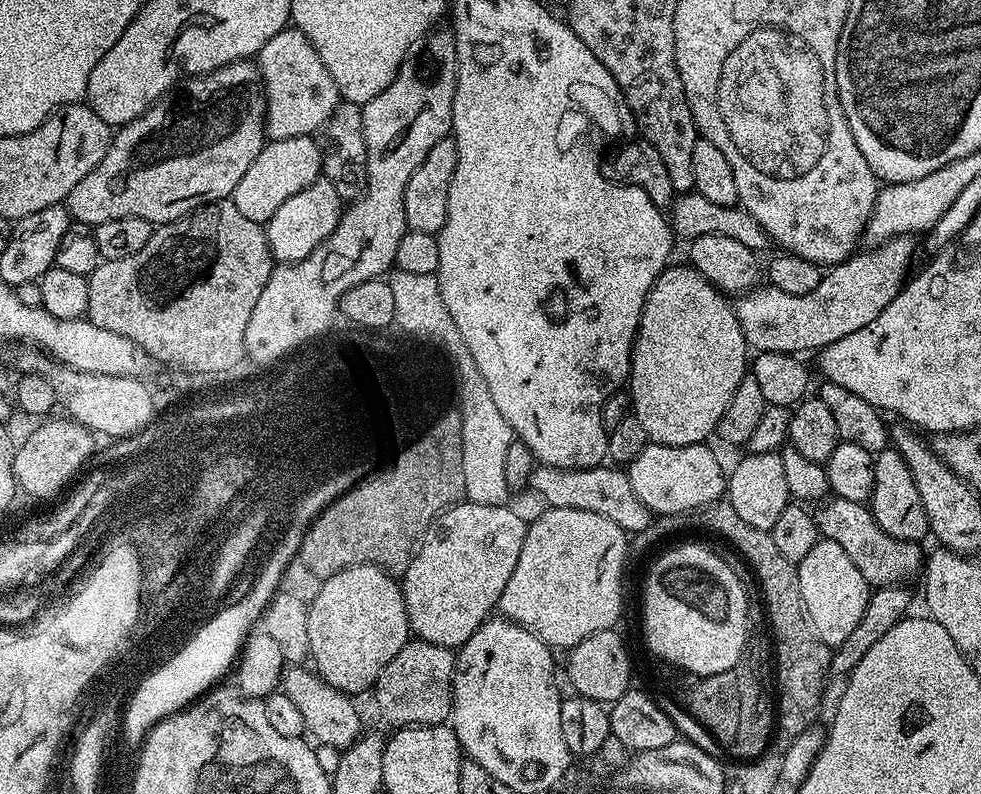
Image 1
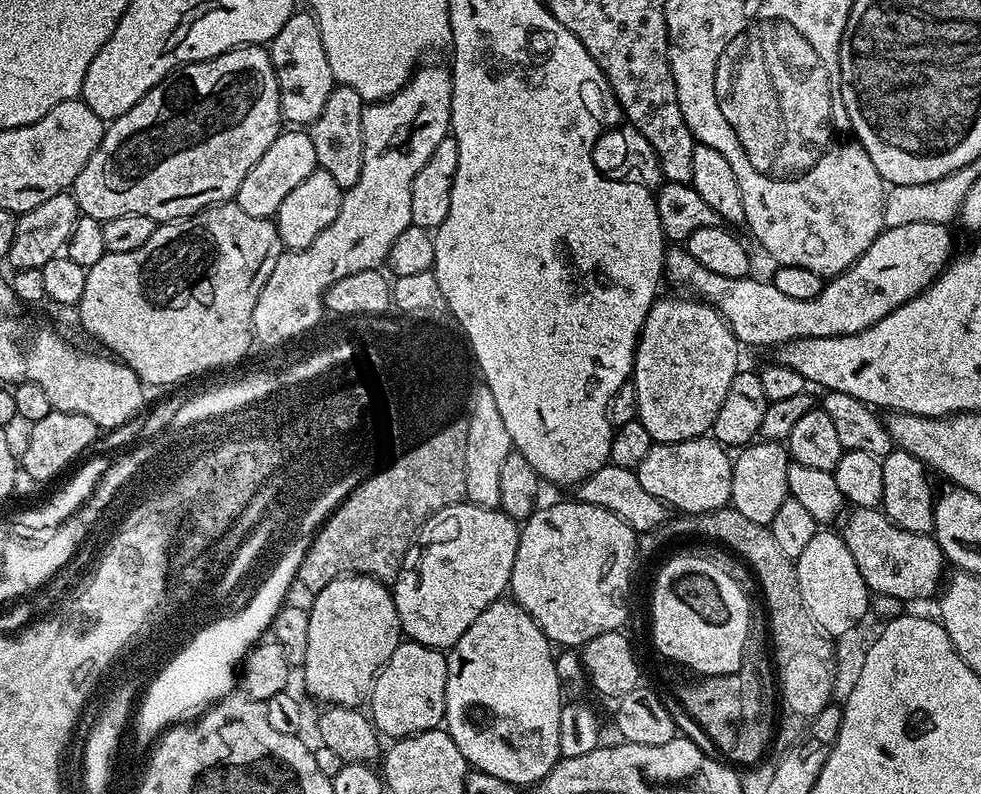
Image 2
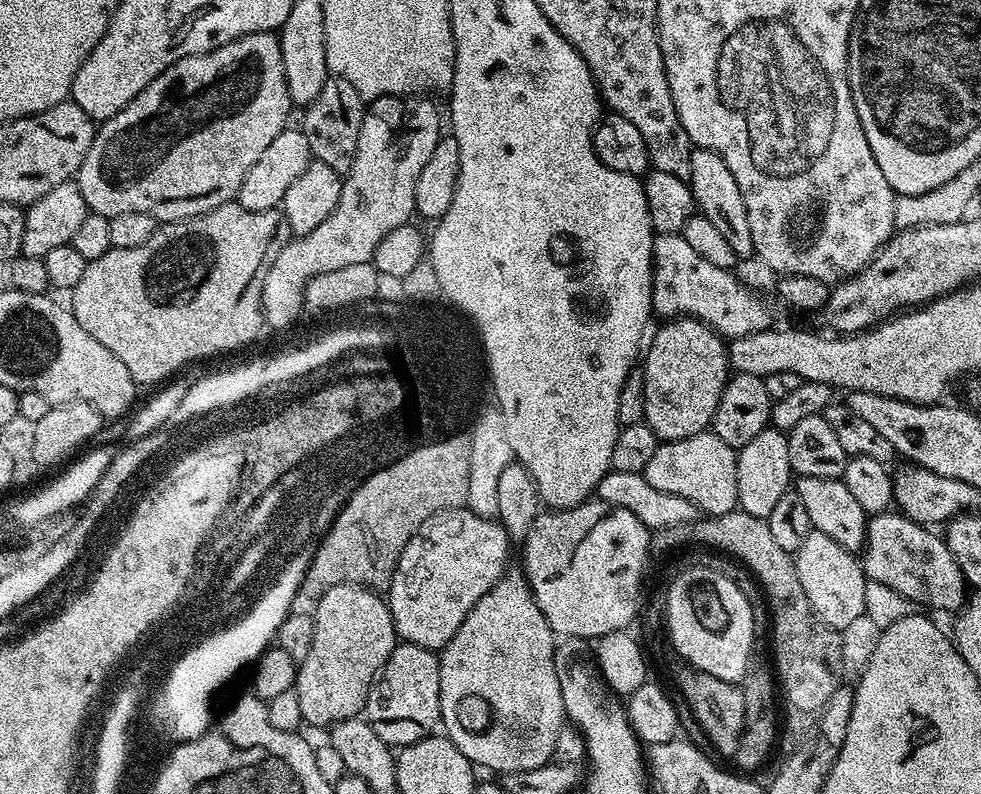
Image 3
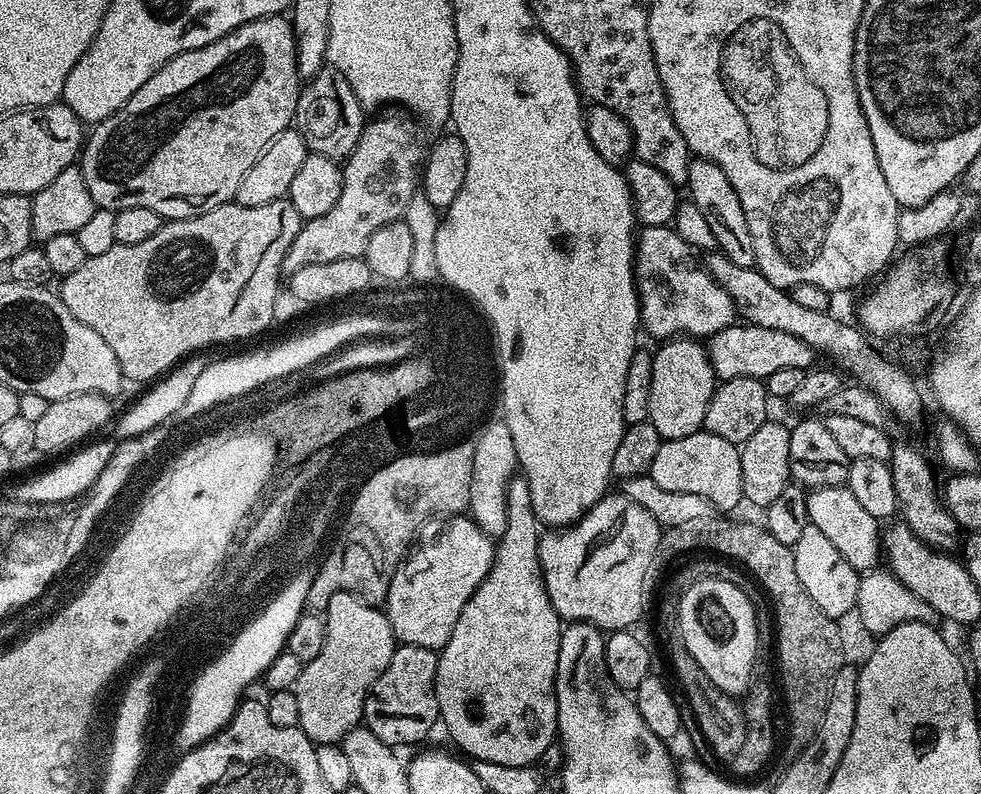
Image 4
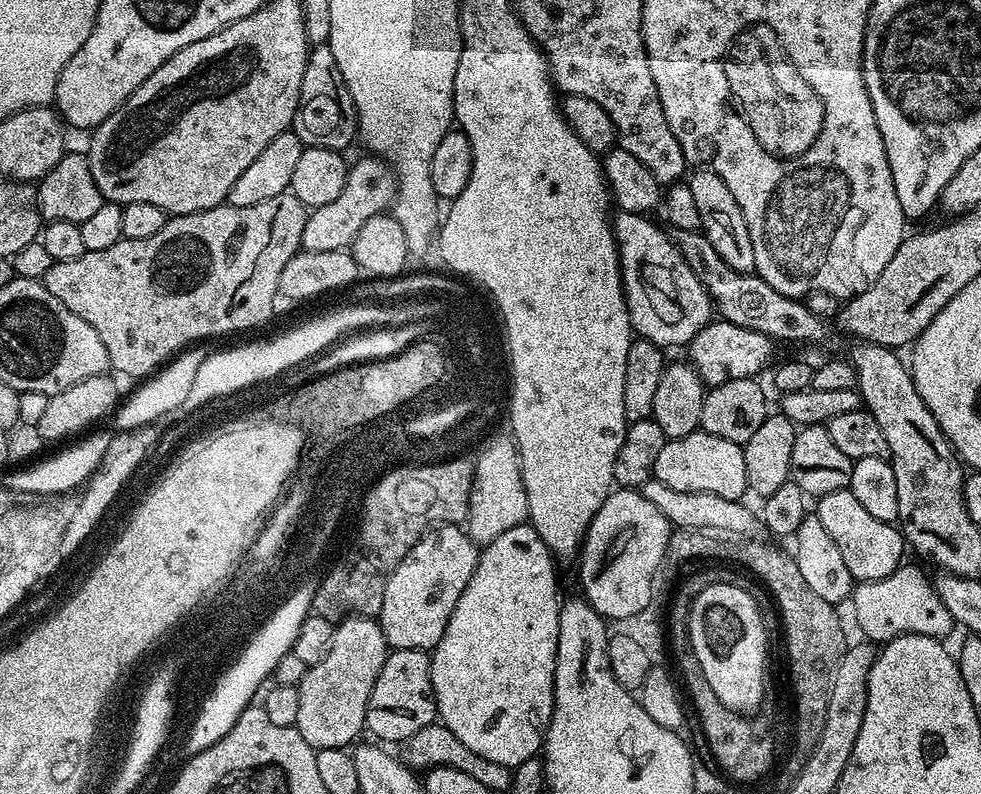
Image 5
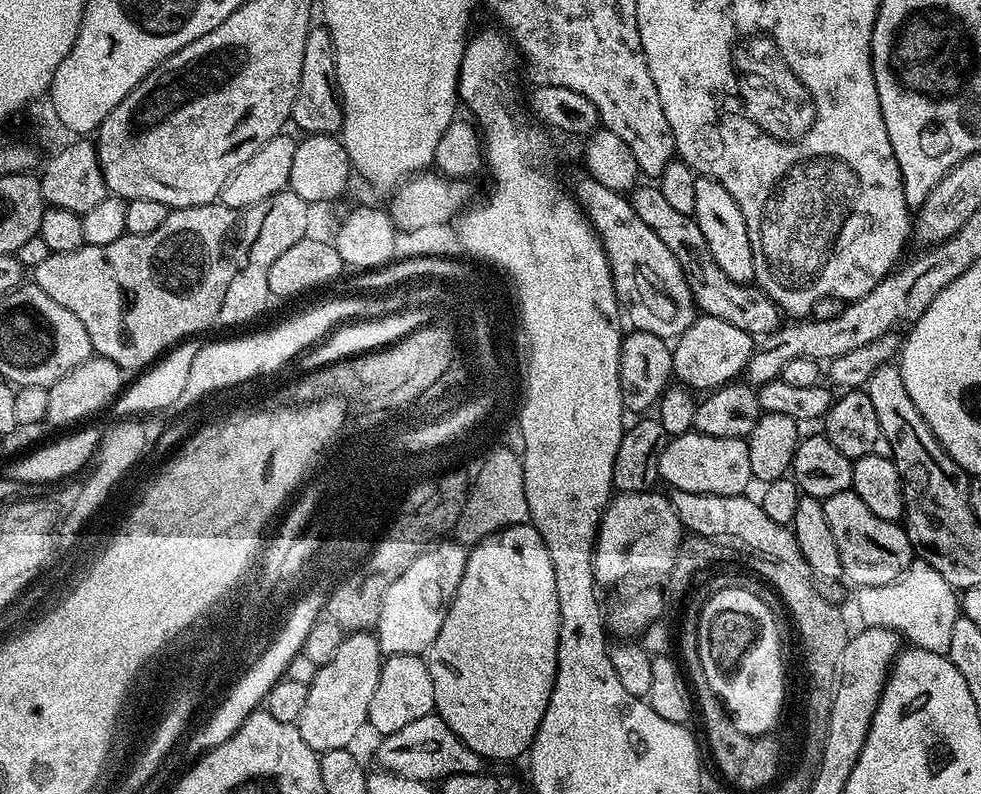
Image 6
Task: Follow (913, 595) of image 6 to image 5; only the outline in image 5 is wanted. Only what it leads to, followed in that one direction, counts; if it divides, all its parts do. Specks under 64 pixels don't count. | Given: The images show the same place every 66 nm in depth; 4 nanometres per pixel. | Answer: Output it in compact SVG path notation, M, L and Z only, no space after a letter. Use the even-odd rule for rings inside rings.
M901 565L892 575L884 579L859 581L852 591L850 605L854 612L854 618L857 626L865 635L865 639L876 644L885 644L892 640L894 636L904 635L906 633L918 633L924 637L934 637L939 640L945 637L955 629L953 618L942 600L938 598L935 585L926 578L925 574L914 566Z

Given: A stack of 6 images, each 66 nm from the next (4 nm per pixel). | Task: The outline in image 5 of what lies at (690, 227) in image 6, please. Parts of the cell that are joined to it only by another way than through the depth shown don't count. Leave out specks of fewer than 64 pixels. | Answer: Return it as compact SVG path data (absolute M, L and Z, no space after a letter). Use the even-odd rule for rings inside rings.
M699 232L681 233L678 238L680 253L686 258L687 264L698 275L706 286L715 309L721 319L733 322L746 330L754 330L758 334L766 334L773 342L794 340L798 344L806 340L824 340L828 336L829 325L808 308L803 299L793 298L786 294L778 294L770 282L766 282L755 272L736 272L711 246L704 234Z

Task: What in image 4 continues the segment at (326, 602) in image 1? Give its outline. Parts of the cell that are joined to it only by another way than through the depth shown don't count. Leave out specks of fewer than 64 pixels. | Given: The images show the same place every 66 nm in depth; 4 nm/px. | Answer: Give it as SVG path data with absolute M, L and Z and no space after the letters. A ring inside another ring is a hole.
M353 592L334 594L323 617L326 638L322 654L305 663L294 689L298 698L298 726L315 745L340 744L344 735L358 727L372 684L390 666L390 658L398 647L387 615Z

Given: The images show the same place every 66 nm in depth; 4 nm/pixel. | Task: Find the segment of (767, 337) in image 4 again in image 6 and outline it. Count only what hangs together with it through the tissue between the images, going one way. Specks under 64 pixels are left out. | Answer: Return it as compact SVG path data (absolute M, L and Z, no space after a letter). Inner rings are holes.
M700 314L697 315L695 322L674 341L672 374L683 387L704 394L735 381L739 377L736 375L739 372L741 375L747 369L753 351L754 337L746 334L746 330L738 330L737 326L720 318Z

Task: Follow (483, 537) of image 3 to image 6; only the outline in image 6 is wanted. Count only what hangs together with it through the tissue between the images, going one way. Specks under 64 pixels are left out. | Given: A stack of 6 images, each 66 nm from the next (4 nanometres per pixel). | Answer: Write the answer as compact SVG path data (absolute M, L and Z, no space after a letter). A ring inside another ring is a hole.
M444 538L433 543L418 558L414 558L414 562L410 562L402 574L398 574L396 581L390 585L390 590L386 590L386 598L382 598L382 614L378 614L374 629L381 653L385 657L427 653L434 638L438 638L438 630L442 630L442 622L458 590L458 582L462 582L467 561L465 545Z

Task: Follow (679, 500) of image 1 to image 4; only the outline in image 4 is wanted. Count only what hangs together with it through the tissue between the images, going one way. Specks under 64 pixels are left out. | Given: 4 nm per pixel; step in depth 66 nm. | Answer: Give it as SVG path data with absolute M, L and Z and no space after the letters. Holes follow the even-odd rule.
M707 430L695 432L686 438L661 442L658 454L654 454L654 462L648 475L665 490L674 490L682 494L702 494L702 498L706 498L713 508L721 513L738 507L744 500L739 447Z

